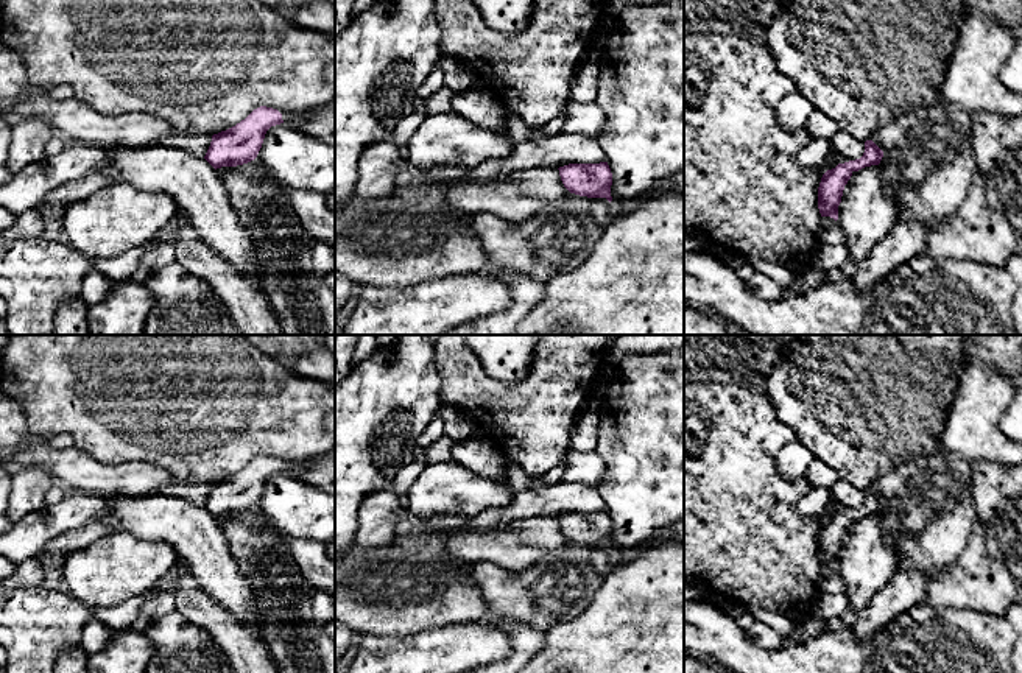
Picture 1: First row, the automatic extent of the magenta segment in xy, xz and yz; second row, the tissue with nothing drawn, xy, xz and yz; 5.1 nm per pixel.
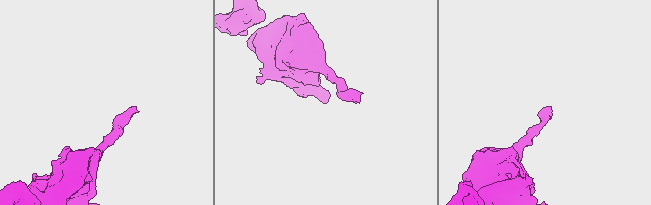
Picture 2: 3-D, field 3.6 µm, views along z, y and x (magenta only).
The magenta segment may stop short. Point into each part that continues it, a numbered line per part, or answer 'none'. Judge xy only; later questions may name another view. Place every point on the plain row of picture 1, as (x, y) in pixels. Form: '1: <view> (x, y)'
1: xy (321, 471)

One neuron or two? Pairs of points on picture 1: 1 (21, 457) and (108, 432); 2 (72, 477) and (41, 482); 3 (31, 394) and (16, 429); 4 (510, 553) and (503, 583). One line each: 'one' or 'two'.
1: two
2: two
3: two
4: two

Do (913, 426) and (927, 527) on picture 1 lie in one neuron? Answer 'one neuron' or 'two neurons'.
two neurons

